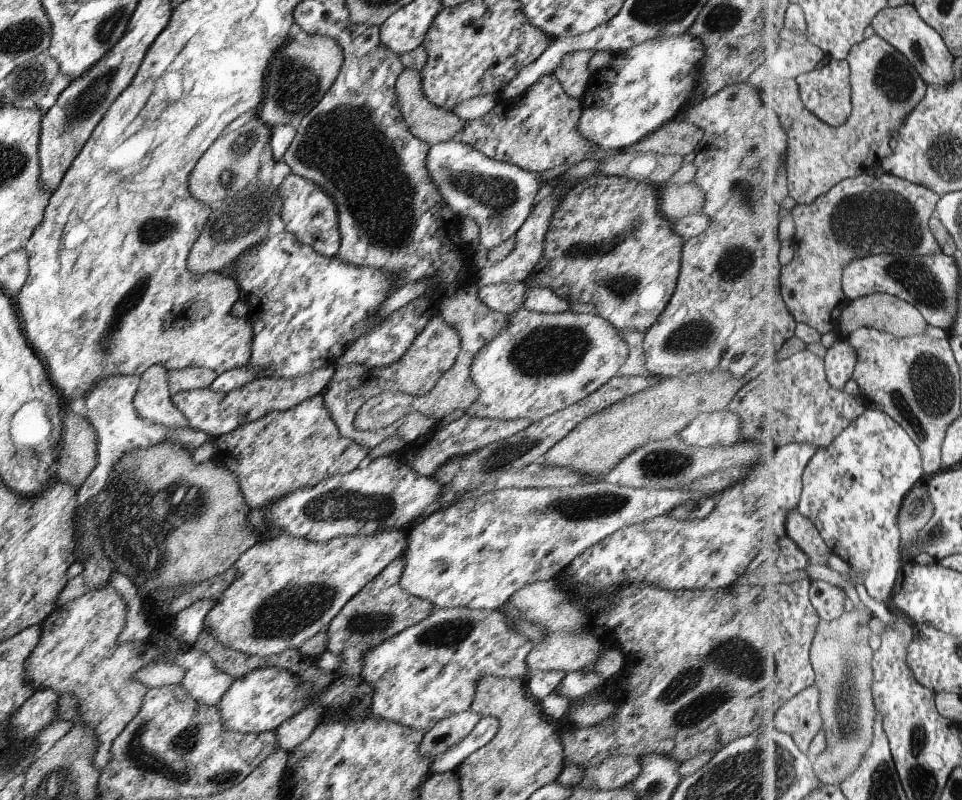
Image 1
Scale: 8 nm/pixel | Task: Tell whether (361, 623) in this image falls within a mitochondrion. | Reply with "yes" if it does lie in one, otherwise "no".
yes

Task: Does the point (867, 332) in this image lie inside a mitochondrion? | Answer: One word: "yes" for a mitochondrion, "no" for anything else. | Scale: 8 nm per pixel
no

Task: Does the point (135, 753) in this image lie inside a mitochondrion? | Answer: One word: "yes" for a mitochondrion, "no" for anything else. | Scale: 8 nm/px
yes

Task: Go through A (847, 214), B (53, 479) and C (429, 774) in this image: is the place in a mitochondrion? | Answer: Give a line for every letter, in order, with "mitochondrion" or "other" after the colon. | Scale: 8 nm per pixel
A: mitochondrion
B: other
C: other

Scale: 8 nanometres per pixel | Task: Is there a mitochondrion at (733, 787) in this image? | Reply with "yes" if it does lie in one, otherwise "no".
yes

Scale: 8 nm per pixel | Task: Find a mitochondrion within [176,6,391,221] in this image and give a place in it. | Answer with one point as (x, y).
(296, 83)

